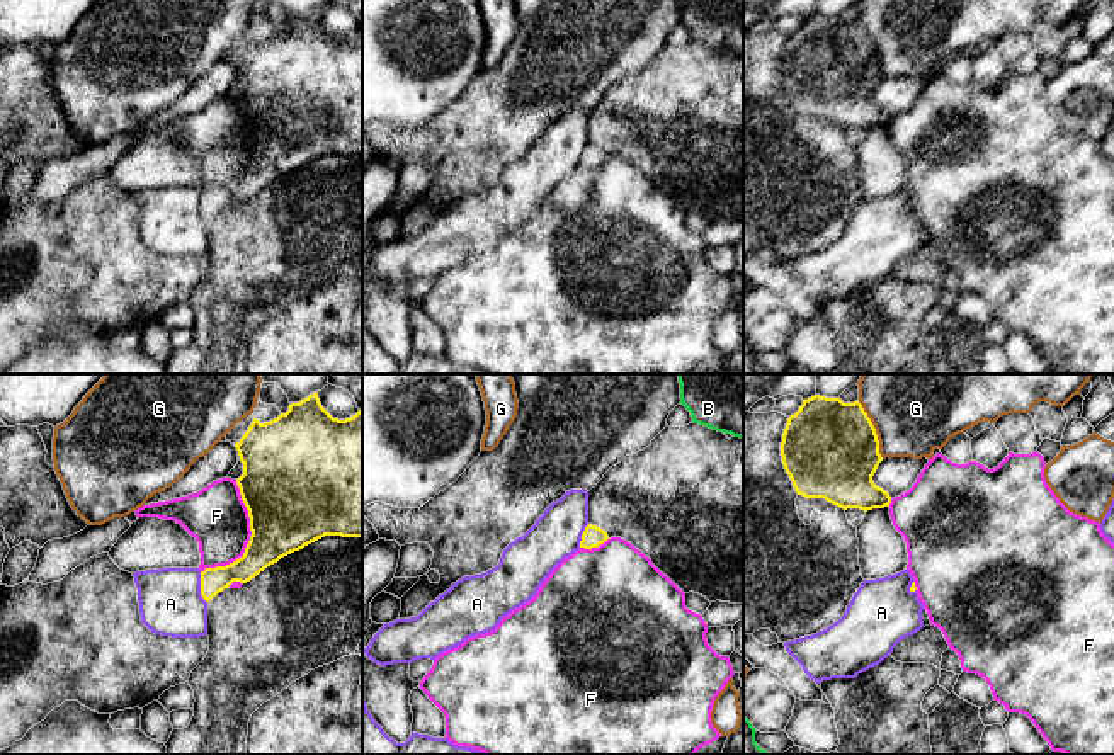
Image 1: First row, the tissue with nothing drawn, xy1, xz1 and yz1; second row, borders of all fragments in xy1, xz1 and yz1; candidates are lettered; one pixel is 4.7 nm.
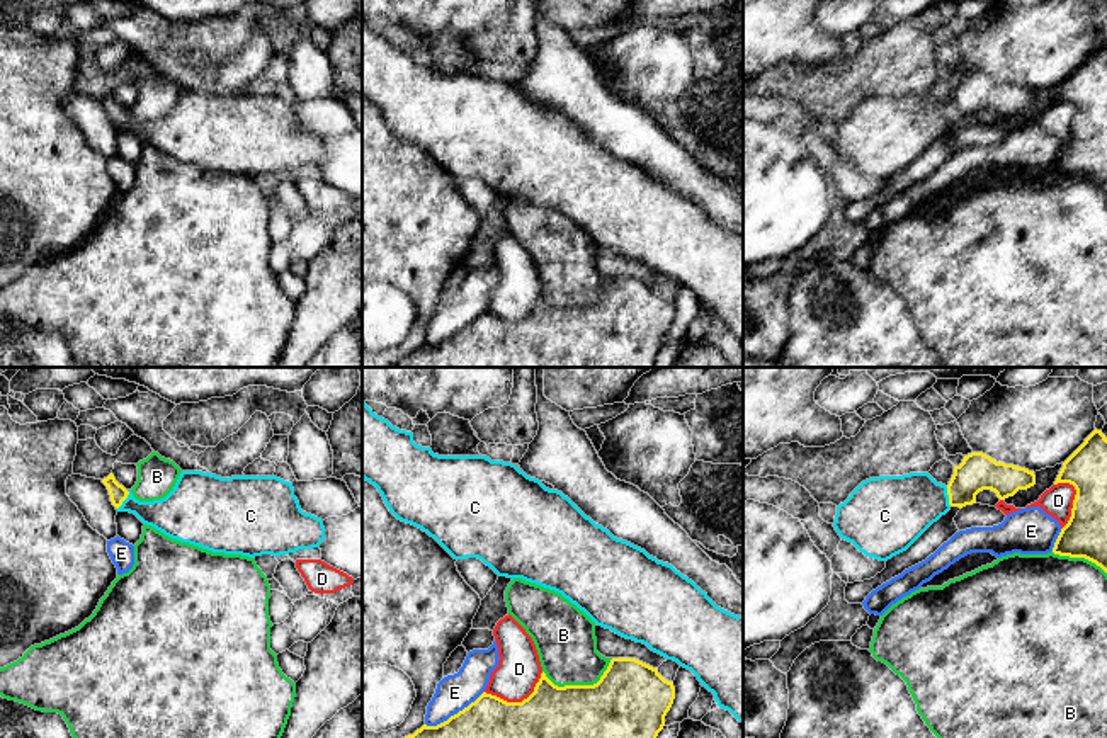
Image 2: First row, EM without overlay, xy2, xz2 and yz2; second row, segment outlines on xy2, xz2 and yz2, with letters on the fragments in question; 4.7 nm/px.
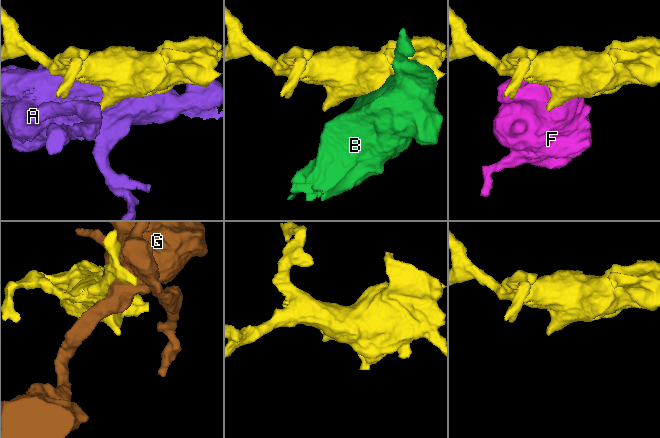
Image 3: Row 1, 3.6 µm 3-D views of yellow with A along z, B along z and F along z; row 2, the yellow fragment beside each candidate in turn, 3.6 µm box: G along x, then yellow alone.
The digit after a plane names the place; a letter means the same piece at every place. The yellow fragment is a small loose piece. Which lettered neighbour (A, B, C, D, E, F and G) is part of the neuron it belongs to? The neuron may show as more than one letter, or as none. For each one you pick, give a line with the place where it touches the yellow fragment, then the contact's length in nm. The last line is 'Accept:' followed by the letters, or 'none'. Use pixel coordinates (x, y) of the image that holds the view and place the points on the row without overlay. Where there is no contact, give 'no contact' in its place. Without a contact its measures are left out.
C: xy2 (123, 119) | 110 nm
Accept: C

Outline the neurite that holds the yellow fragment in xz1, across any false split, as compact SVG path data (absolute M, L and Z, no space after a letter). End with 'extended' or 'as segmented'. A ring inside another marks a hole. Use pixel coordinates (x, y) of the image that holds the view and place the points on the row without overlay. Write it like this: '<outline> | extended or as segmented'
M588 143L582 153L580 167L599 167L609 158L607 151L597 145Z | as segmented

